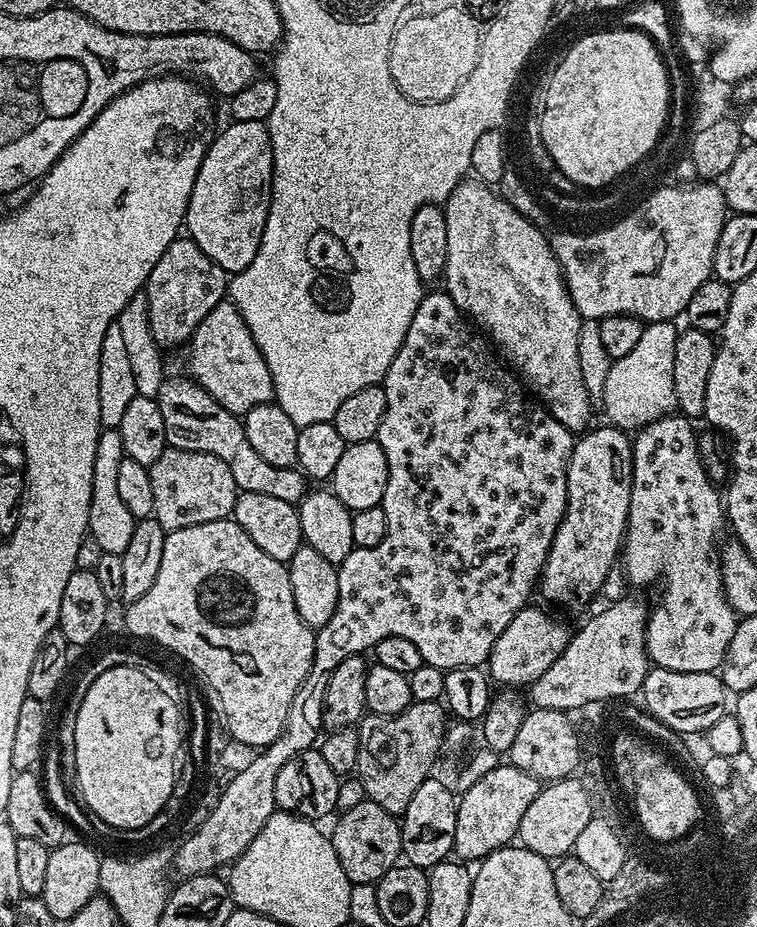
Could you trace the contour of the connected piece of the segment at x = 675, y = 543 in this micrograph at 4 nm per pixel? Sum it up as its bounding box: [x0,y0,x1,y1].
[622,414,738,672]

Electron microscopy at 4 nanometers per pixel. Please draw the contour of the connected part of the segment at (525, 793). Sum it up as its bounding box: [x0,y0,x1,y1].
[455,762,541,862]

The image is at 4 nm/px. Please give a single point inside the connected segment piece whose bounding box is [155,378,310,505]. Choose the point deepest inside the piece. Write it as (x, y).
(193, 419)

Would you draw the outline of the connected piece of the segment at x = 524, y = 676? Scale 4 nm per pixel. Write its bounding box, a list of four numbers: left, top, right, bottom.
[486,607,570,690]

